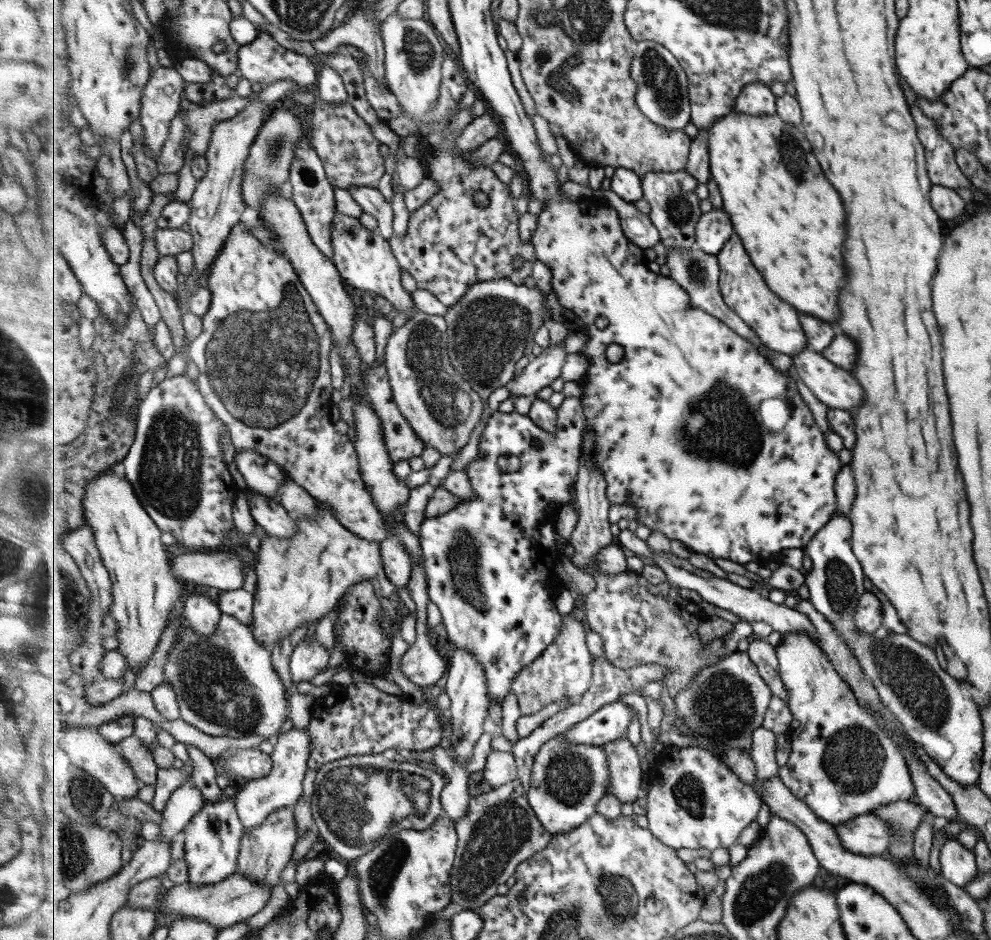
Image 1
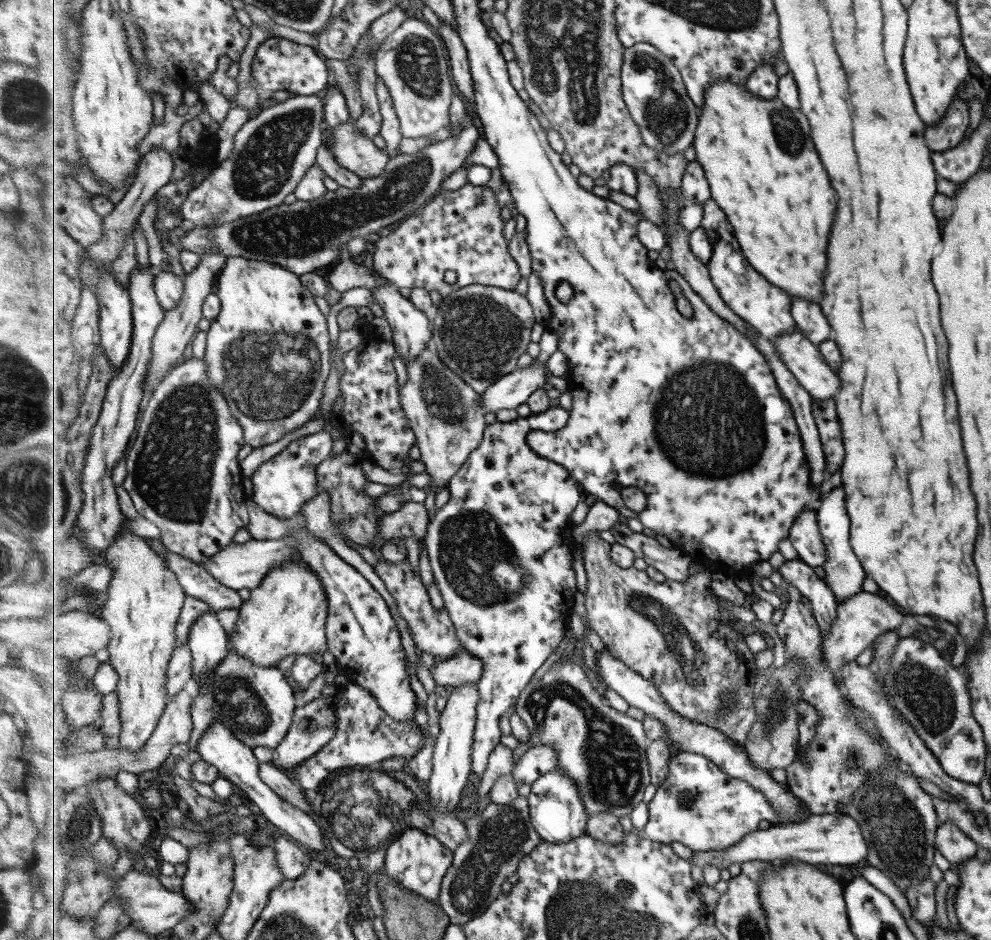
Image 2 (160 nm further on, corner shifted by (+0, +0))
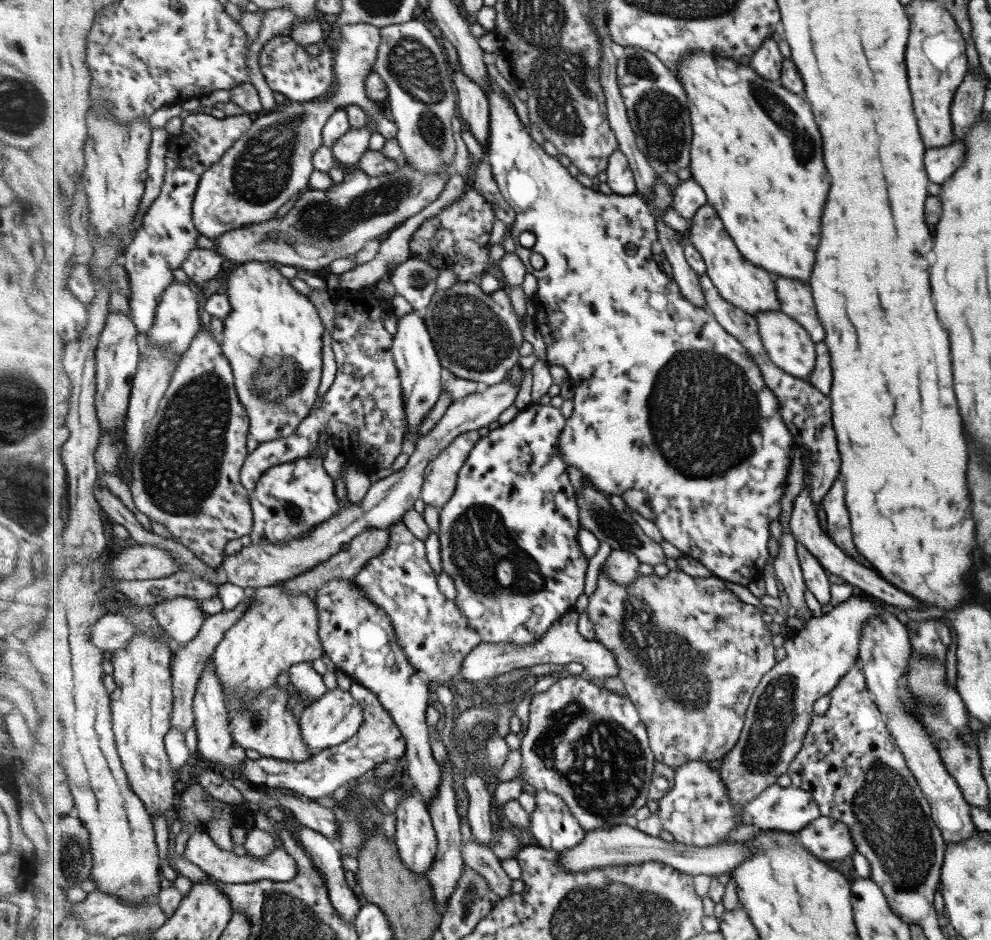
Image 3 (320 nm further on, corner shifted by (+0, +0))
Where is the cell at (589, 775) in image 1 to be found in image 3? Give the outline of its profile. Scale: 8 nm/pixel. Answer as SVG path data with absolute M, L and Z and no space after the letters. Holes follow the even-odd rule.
M535 791L535 799L529 830L541 847L564 852L575 848L586 838L587 832L559 795Z

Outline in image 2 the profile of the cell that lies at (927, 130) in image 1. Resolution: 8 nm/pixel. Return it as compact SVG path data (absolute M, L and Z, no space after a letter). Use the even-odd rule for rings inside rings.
M954 97L944 115L930 126L924 127L924 140L930 151L941 152L952 149L962 140L969 124L965 101Z

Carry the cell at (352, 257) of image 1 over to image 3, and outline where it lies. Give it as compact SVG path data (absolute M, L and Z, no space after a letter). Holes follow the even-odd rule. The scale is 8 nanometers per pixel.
M413 310L413 313L398 320L393 352L402 377L402 390L406 401L407 419L410 420L410 431L417 433L423 426L423 420L435 408L435 404L439 402L439 396L444 392L444 381L441 380L444 366L422 312Z

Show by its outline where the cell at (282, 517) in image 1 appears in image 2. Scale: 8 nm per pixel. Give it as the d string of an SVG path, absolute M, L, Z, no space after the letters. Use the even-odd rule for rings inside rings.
M293 528L288 536L298 540L301 560L317 571L318 577L322 579L326 593L329 595L330 608L326 622L326 635L328 636L328 650L336 657L338 670L349 682L357 683L374 694L381 708L386 710L386 713L397 722L413 720L415 712L417 712L417 694L411 688L411 680L409 680L409 672L407 672L407 654L405 654L395 618L393 618L391 608L385 602L385 598L357 568L345 562L329 544L318 540L307 528Z

